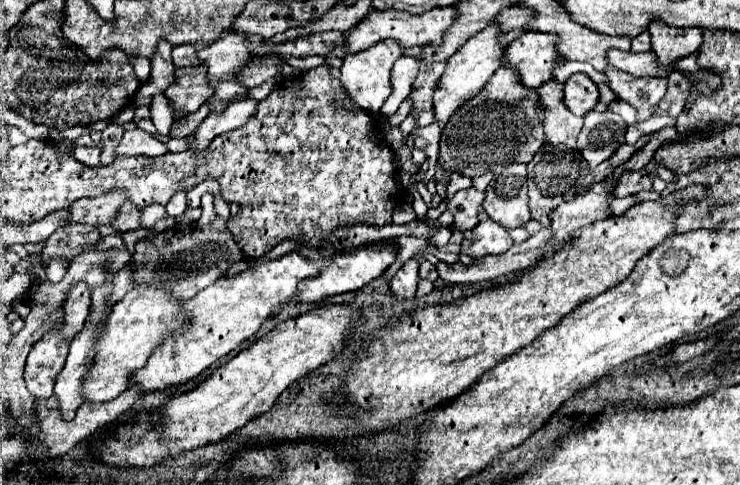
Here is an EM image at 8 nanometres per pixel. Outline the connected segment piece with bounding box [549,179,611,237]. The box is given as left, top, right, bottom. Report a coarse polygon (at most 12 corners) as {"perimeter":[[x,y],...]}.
{"perimeter":[[611,179],[577,199],[559,205],[551,215],[555,237],[587,223],[607,219]]}

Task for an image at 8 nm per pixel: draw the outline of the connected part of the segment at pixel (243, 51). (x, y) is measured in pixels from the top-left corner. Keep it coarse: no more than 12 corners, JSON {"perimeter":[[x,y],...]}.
{"perimeter":[[225,35],[197,51],[207,79],[227,81],[249,61],[245,41],[261,37]]}

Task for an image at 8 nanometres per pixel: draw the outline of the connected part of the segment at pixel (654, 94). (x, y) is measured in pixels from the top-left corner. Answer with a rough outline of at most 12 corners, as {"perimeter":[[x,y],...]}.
{"perimeter":[[603,69],[615,95],[649,119],[667,91],[665,77],[635,79]]}

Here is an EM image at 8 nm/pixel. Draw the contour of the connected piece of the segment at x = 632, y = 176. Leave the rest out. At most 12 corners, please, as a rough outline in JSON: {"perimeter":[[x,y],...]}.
{"perimeter":[[645,169],[627,171],[615,197],[653,189]]}

